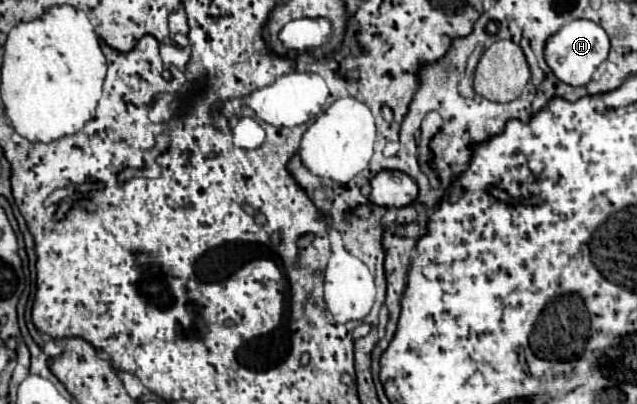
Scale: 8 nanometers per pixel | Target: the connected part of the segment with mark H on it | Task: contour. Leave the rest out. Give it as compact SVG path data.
M574 19L546 39L544 59L552 69L552 73L562 83L568 83L572 87L582 87L590 81L596 67L608 57L608 51L610 51L610 41L606 31L600 25L586 19Z

